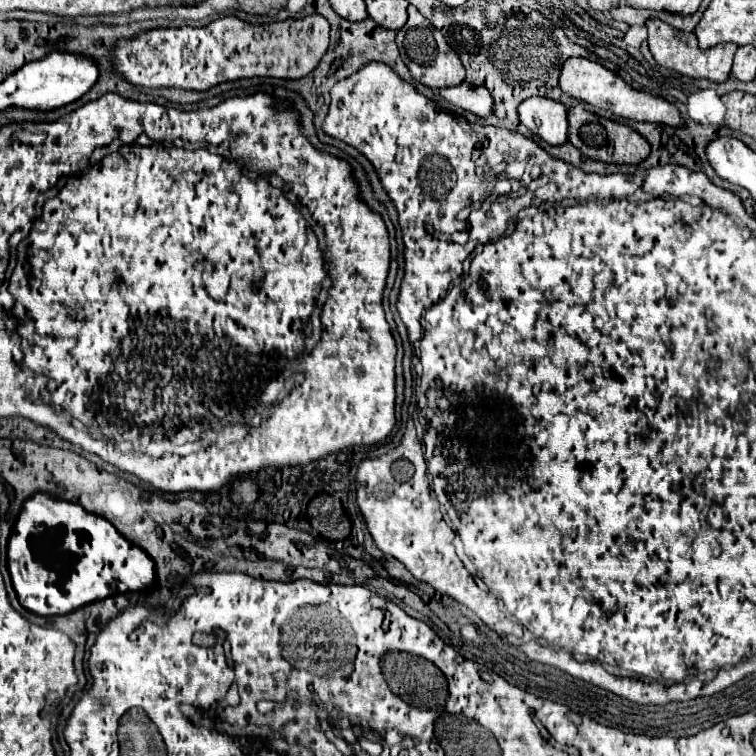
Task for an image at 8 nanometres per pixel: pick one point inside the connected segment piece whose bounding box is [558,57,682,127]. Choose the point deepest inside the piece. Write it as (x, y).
(582, 79)

